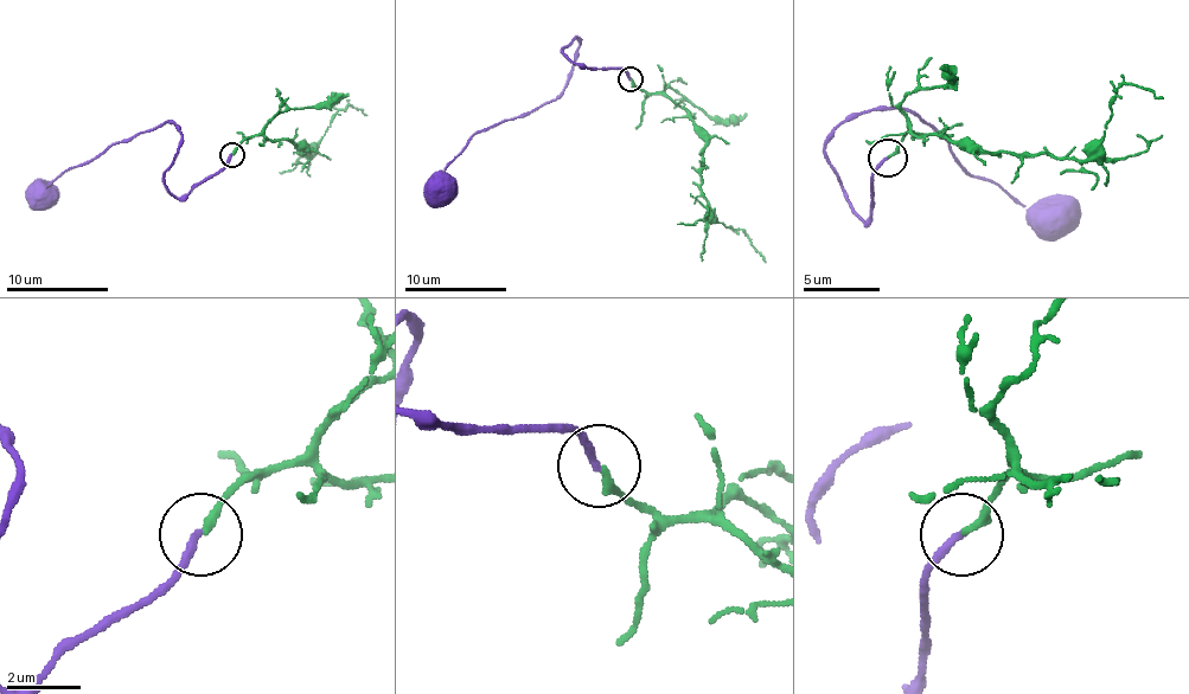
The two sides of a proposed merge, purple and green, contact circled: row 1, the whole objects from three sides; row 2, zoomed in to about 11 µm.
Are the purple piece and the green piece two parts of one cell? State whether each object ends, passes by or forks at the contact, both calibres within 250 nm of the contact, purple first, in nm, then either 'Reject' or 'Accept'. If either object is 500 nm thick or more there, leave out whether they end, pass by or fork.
At the ring purple ends. At the ring green ends. Thickness 200 nm (purple) against 220 nm. Reject

